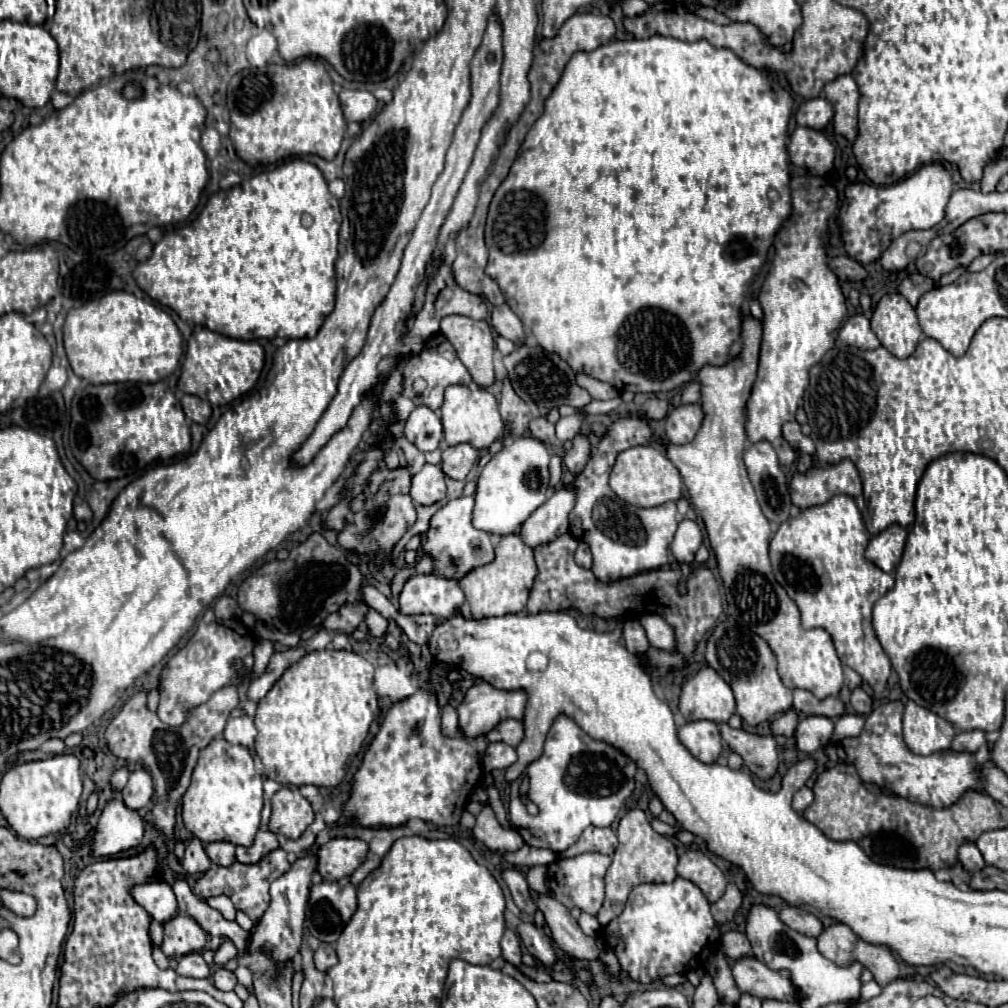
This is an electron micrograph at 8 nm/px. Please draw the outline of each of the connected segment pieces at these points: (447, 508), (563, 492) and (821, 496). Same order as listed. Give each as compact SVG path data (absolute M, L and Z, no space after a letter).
M460 496L448 500L430 520L430 530L424 536L422 548L436 560L436 572L444 578L460 580L462 574L470 572L476 566L484 566L494 560L494 546L492 536L484 530L476 530L472 526L472 510L474 510L474 496Z
M562 486L556 490L530 518L522 524L522 540L530 546L536 548L542 542L552 542L554 538L568 534L570 522L568 516L574 508L576 502L576 492L568 486Z
M842 460L834 466L824 466L824 468L812 468L806 474L794 474L792 482L790 482L790 496L792 502L798 508L810 508L810 506L818 506L828 502L832 496L836 494L850 494L852 498L858 498L862 494L862 480L858 476L858 470L854 466L852 460Z

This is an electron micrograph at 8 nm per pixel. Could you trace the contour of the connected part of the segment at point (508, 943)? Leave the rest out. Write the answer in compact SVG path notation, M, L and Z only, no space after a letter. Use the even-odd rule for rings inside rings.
M512 930L504 932L502 938L502 958L514 966L522 964L522 950L520 950L520 940Z

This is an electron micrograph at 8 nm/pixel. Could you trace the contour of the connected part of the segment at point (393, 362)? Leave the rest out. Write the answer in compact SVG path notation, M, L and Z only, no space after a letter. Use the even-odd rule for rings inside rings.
M492 14L488 20L488 28L484 34L484 40L470 64L470 76L472 76L472 98L460 118L460 124L456 126L454 132L454 140L448 148L446 154L446 166L444 172L438 176L436 184L432 186L432 198L426 204L426 208L422 210L422 216L412 232L412 238L404 250L402 256L402 266L398 270L398 276L394 280L394 284L390 286L390 292L386 294L386 298L382 300L382 304L374 310L372 320L370 320L370 330L368 330L368 338L366 344L362 348L362 352L344 368L340 380L338 380L338 392L334 396L334 400L330 402L330 406L326 408L326 412L322 414L318 426L314 428L314 432L310 434L310 438L294 452L292 456L292 464L294 468L306 466L308 462L312 462L312 458L316 456L316 452L320 448L326 446L326 442L340 432L348 418L352 416L352 410L364 400L364 396L368 392L372 392L378 384L386 382L394 370L398 368L398 364L402 360L414 358L418 356L426 342L436 336L440 332L440 320L448 314L462 314L476 320L486 319L489 316L488 306L482 296L478 294L470 294L468 290L460 288L454 280L452 274L452 266L448 266L446 262L438 262L436 266L436 274L430 278L428 288L426 288L426 298L424 304L418 312L412 314L412 306L414 306L414 296L416 296L416 288L426 280L426 270L428 266L432 266L432 254L436 250L438 244L438 234L440 228L454 204L454 198L460 190L460 184L466 176L466 170L472 164L476 146L480 142L482 136L482 128L486 126L486 122L492 118L492 114L496 112L498 104L500 104L500 68L502 68L502 26L498 20L498 14Z

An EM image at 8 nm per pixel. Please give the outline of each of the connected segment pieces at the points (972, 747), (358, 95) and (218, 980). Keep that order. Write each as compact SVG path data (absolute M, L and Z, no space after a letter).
M972 730L972 732L960 732L956 734L952 748L956 752L968 752L968 754L976 754L980 746L986 744L986 736L980 730Z
M342 88L340 90L340 102L344 110L344 118L348 122L364 122L370 118L378 106L378 100L368 92L368 90L350 90Z
M216 968L212 974L212 982L218 990L234 990L236 976L234 976L234 972L228 972L224 968Z

